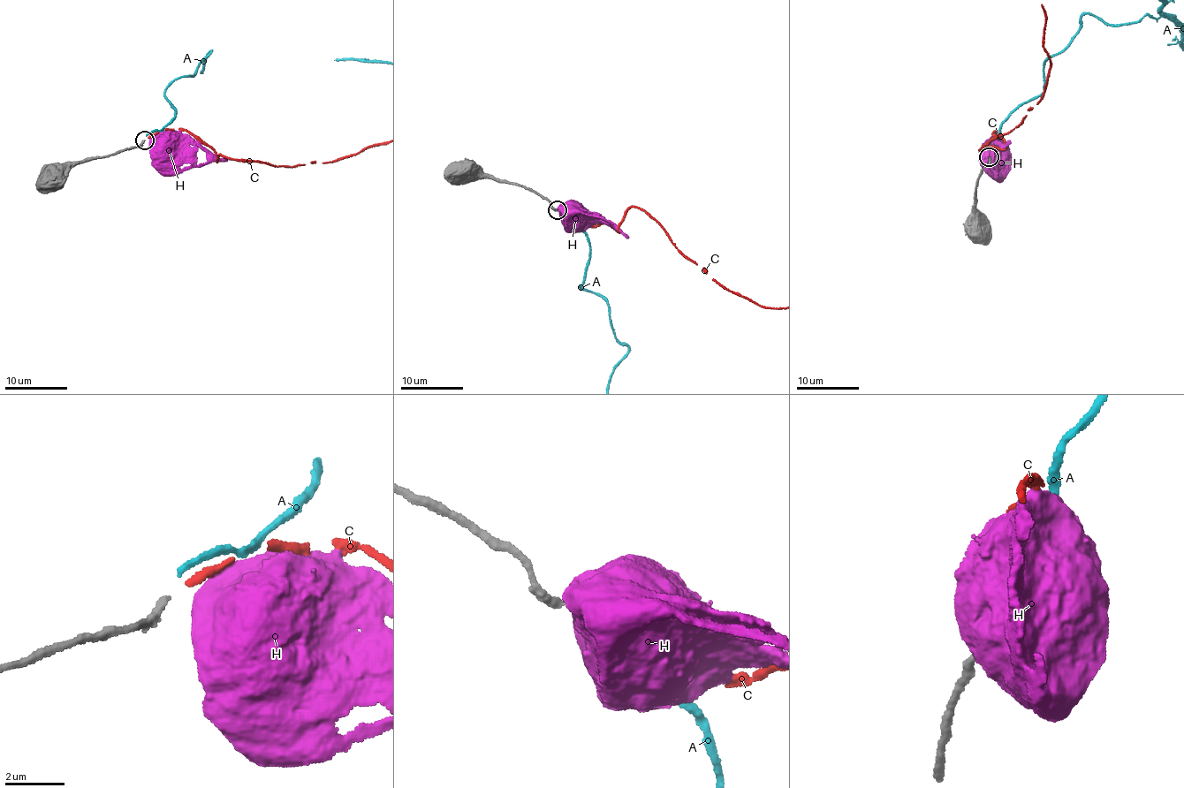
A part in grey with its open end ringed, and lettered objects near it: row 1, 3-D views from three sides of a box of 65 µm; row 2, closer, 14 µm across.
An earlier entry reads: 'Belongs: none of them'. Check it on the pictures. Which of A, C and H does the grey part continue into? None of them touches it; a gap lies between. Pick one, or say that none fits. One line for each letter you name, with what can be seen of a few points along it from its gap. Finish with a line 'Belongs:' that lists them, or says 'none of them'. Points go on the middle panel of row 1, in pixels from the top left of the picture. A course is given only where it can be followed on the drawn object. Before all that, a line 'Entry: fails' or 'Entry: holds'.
Entry: fails
Belongs: C

